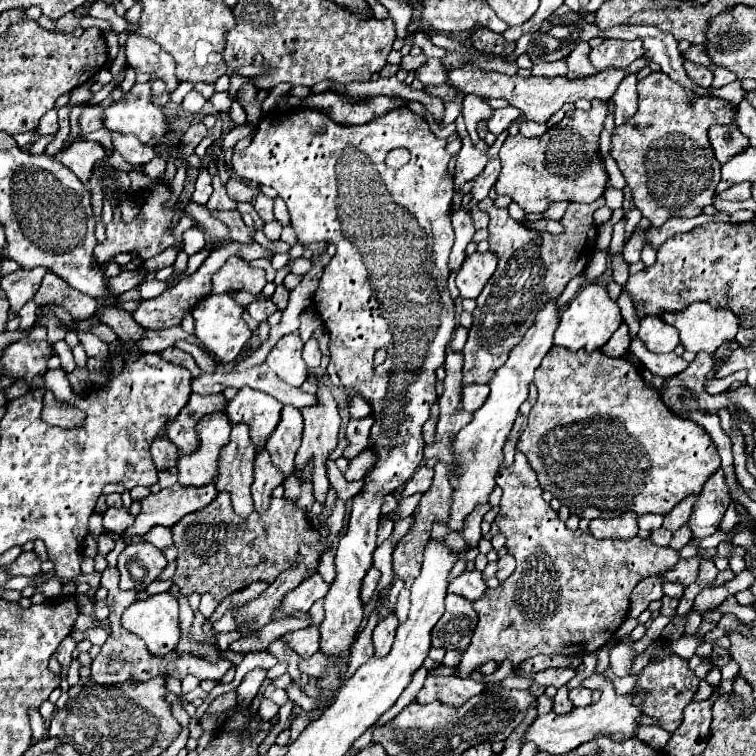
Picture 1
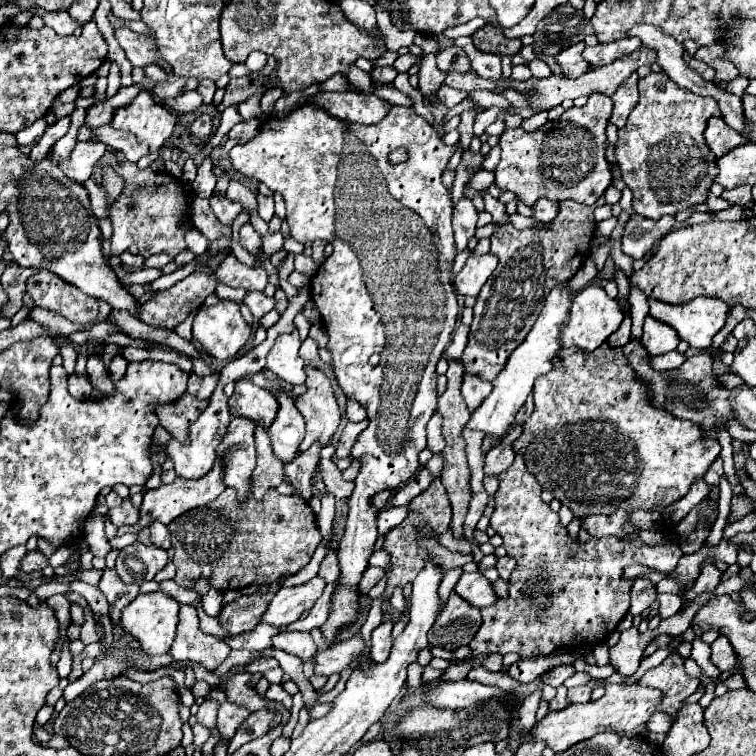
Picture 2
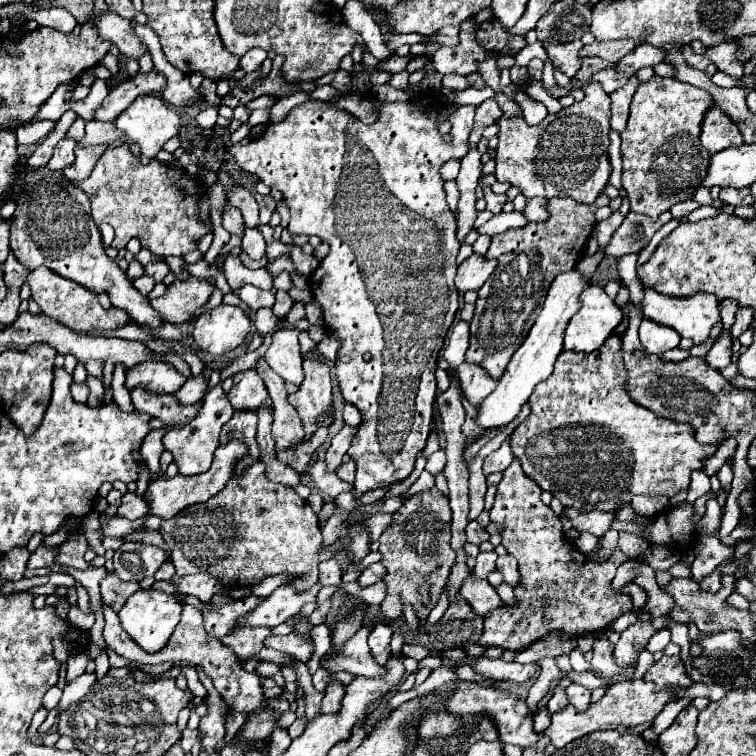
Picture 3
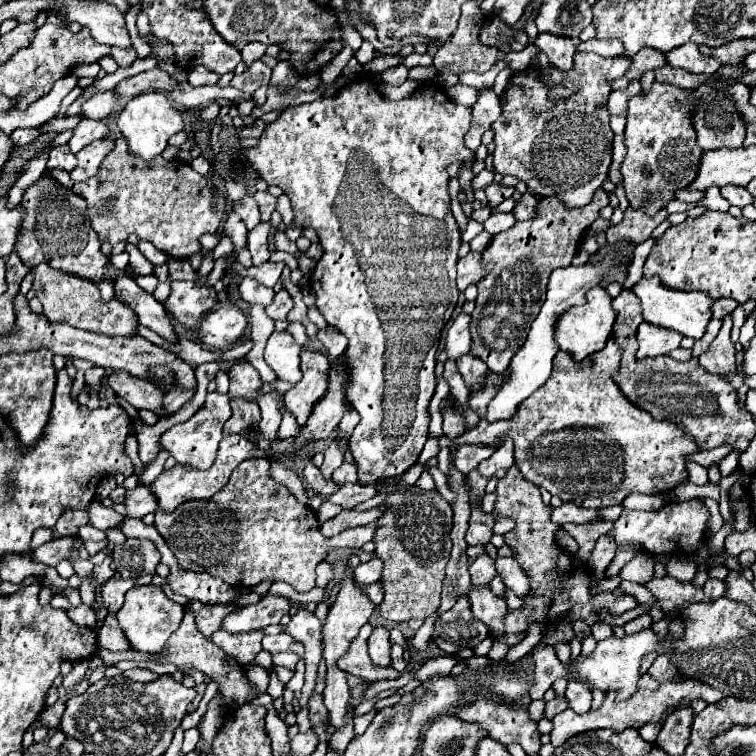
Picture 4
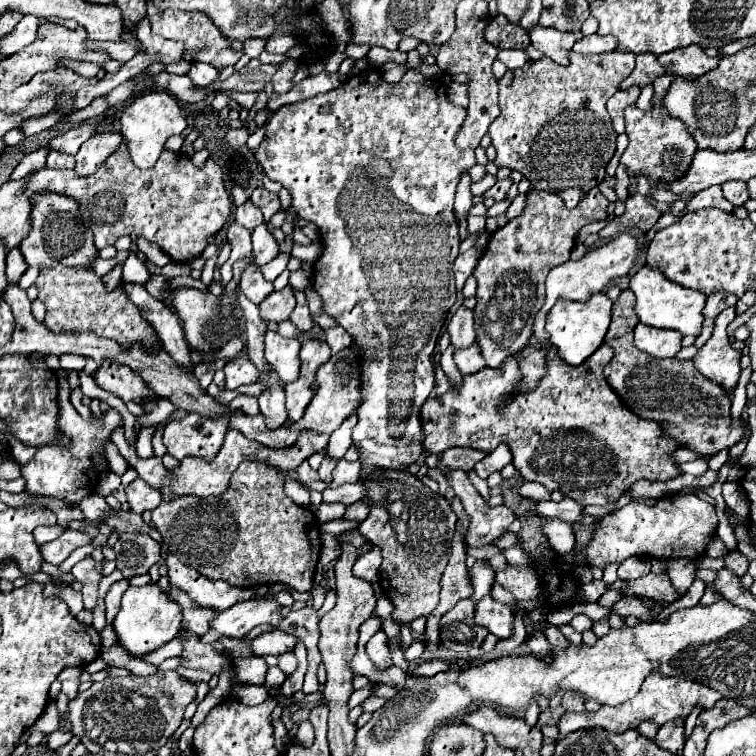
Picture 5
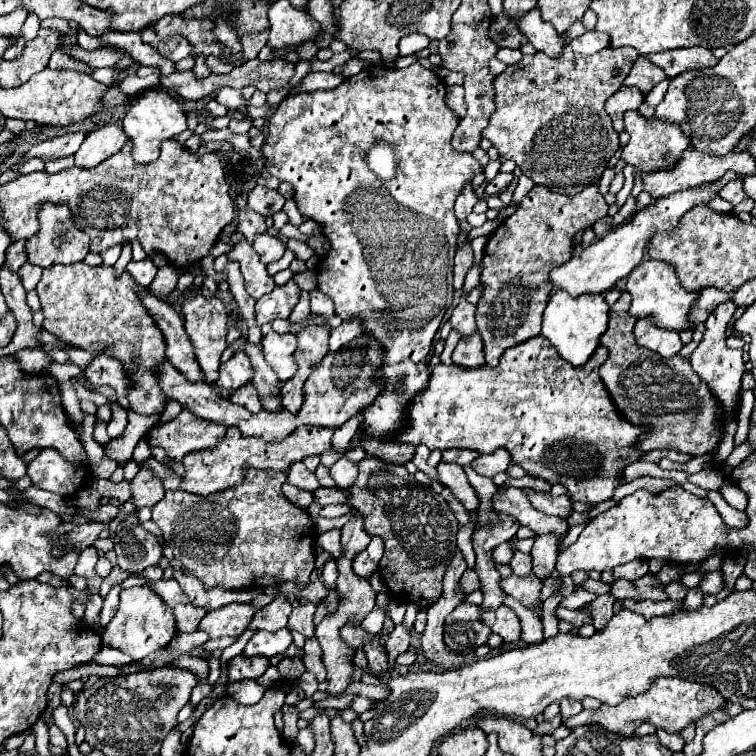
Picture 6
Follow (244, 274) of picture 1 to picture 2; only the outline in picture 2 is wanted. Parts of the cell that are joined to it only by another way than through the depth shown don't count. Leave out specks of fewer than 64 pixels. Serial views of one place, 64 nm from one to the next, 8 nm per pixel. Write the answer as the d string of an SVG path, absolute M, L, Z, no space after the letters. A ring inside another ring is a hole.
M228 254L220 268L216 270L220 282L232 288L244 290L264 290L268 284L268 274L264 268L250 268L242 264L234 254Z

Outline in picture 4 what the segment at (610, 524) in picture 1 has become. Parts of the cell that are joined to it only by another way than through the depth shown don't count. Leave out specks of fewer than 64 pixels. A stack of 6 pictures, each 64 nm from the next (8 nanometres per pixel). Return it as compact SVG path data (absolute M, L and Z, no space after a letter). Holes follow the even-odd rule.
M564 502L558 508L550 506L550 516L552 516L552 522L558 524L558 526L564 526L568 522L584 524L584 522L596 522L598 520L594 510L586 510L586 508L578 506L578 504L570 504L570 502Z

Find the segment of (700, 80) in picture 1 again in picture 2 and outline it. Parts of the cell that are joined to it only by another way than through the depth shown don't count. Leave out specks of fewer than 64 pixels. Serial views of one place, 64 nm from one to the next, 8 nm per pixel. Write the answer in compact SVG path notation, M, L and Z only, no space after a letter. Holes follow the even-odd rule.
M686 54L686 62L690 64L690 68L694 68L700 76L704 76L706 80L714 80L714 70L712 70L712 66L708 66L706 62L702 62L702 60L696 60L694 56L690 56L690 54Z

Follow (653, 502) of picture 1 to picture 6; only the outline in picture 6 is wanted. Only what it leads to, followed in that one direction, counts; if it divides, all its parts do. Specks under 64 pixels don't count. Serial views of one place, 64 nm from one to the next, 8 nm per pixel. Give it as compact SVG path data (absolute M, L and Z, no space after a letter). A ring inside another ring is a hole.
M544 336L516 344L504 352L498 366L480 368L460 368L458 364L436 364L430 366L430 378L422 392L406 406L406 424L398 428L392 436L382 440L398 440L406 444L426 444L430 450L440 448L470 448L476 452L492 454L498 448L510 452L512 462L520 464L526 474L548 480L550 484L564 484L572 500L586 504L598 504L610 500L614 488L620 484L618 474L626 462L634 462L642 452L630 448L644 428L636 428L626 422L614 408L598 368L608 358L608 350L596 348L592 358L584 366L570 366L568 362L550 362L550 344Z

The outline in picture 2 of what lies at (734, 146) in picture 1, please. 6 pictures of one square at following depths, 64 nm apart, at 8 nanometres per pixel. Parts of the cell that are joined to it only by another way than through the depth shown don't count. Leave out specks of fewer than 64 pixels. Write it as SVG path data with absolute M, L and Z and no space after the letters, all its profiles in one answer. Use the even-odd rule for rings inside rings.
M712 118L708 120L708 126L704 130L704 138L706 138L706 144L708 148L716 154L716 156L722 156L724 152L748 142L740 132L736 132L734 128L730 128L724 118Z

